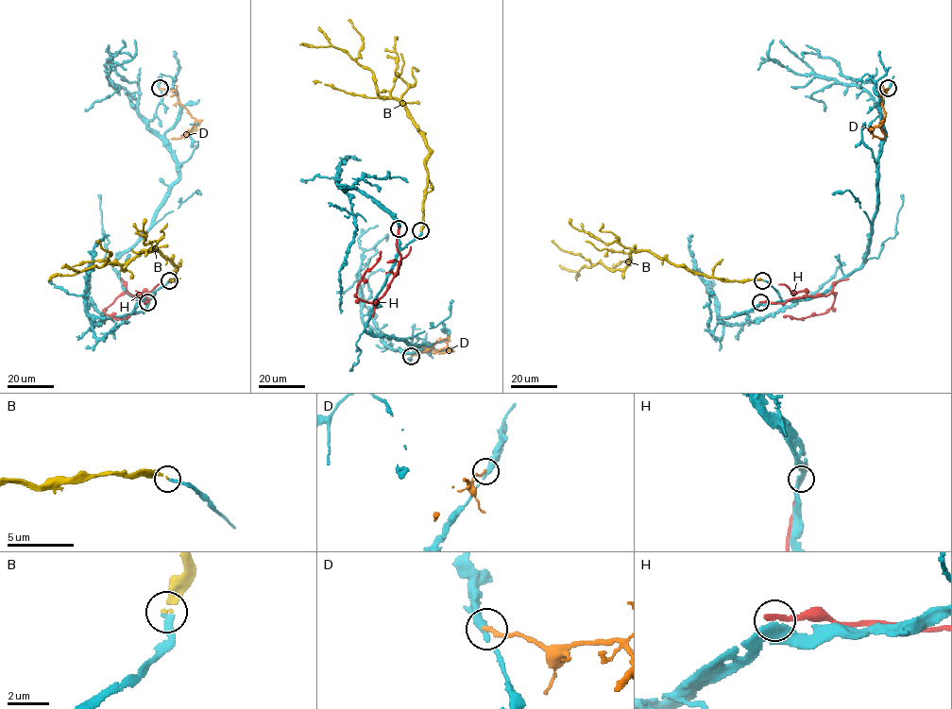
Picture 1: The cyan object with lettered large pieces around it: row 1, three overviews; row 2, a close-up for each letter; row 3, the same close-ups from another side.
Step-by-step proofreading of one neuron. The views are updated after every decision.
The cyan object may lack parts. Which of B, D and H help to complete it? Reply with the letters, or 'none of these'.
B

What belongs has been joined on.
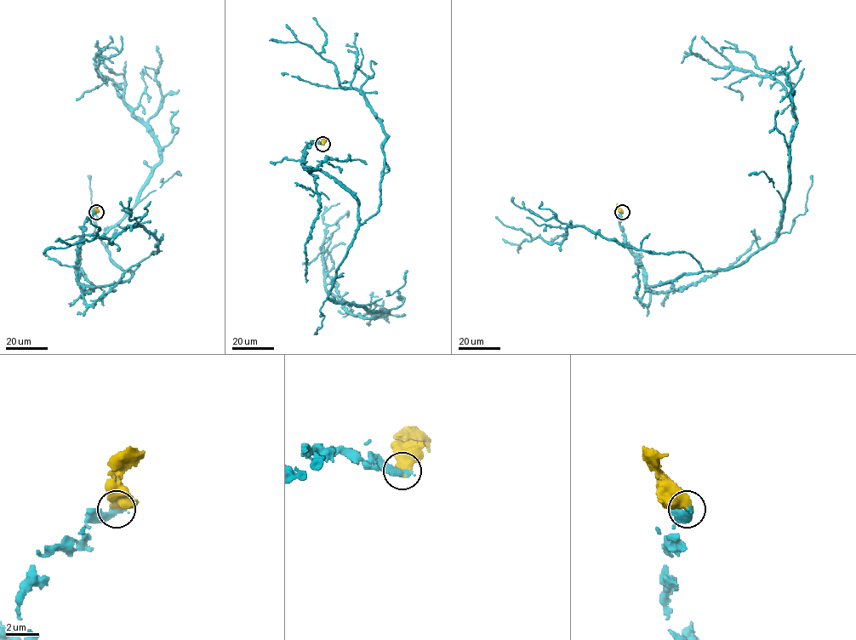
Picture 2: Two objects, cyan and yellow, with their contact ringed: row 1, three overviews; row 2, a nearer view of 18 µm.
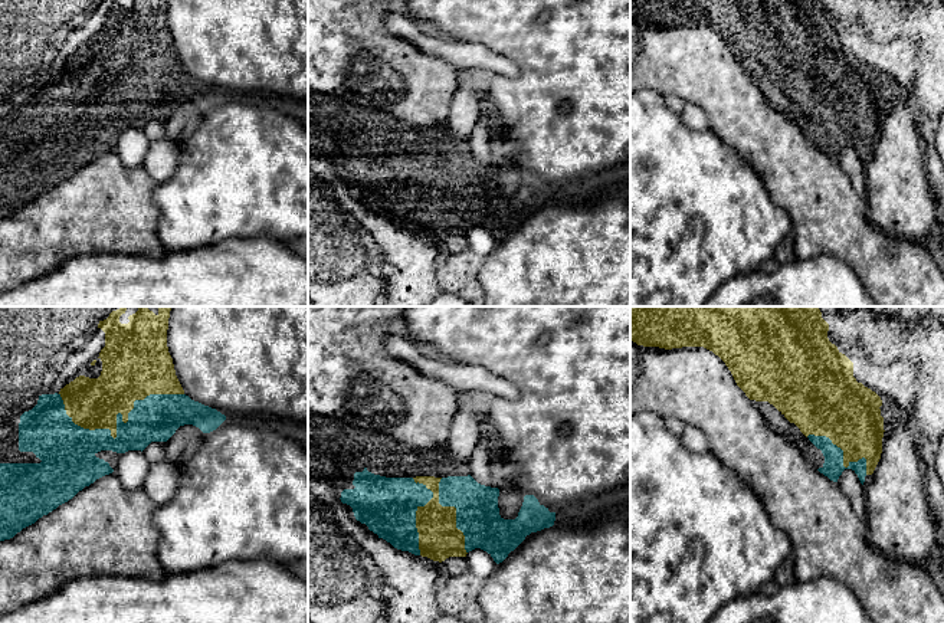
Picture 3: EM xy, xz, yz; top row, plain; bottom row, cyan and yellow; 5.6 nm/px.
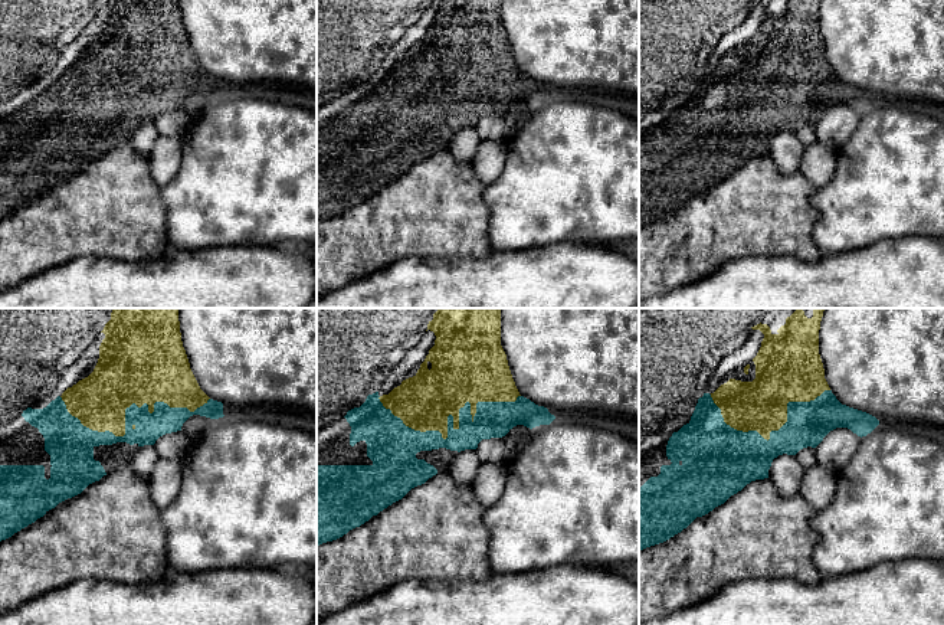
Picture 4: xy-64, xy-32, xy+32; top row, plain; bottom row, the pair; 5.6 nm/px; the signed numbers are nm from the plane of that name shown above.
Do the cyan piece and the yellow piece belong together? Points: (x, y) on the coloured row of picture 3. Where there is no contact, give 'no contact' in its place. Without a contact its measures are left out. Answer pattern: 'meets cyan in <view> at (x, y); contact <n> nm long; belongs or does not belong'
meets cyan in xy at (117, 420); contact 700 nm long; belongs

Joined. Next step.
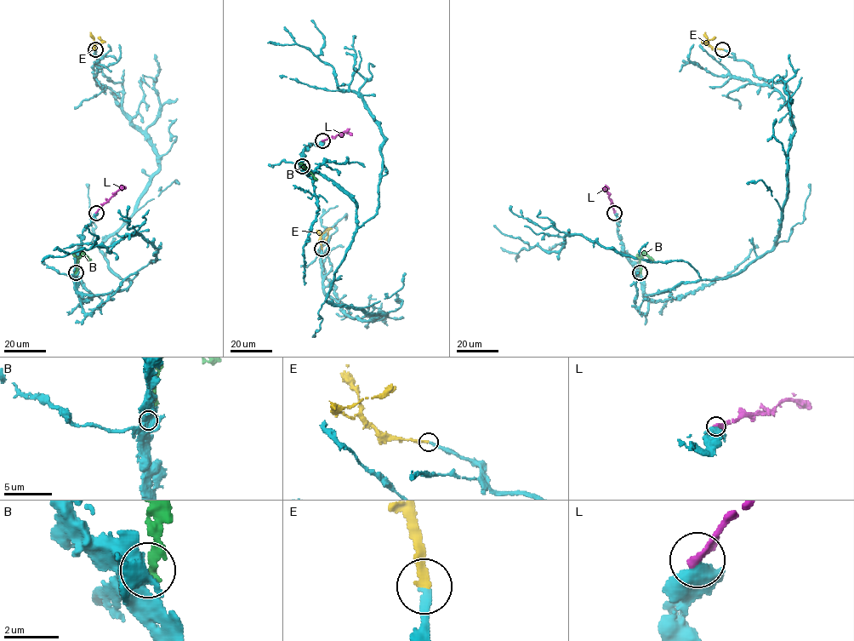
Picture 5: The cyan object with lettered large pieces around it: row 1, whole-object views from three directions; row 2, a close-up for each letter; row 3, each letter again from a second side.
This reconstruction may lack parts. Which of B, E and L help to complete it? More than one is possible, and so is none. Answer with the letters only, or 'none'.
E

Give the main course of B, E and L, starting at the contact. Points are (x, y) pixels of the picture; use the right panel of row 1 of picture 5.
B: (640, 272), (640, 257), (644, 253), (653, 260)
E: (722, 49), (712, 48), (703, 42), (715, 37)
L: (614, 213), (606, 190), (609, 188)

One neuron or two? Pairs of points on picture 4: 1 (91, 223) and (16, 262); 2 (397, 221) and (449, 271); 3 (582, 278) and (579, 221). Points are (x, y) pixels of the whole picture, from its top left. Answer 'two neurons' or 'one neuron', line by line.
1: one neuron
2: two neurons
3: two neurons

